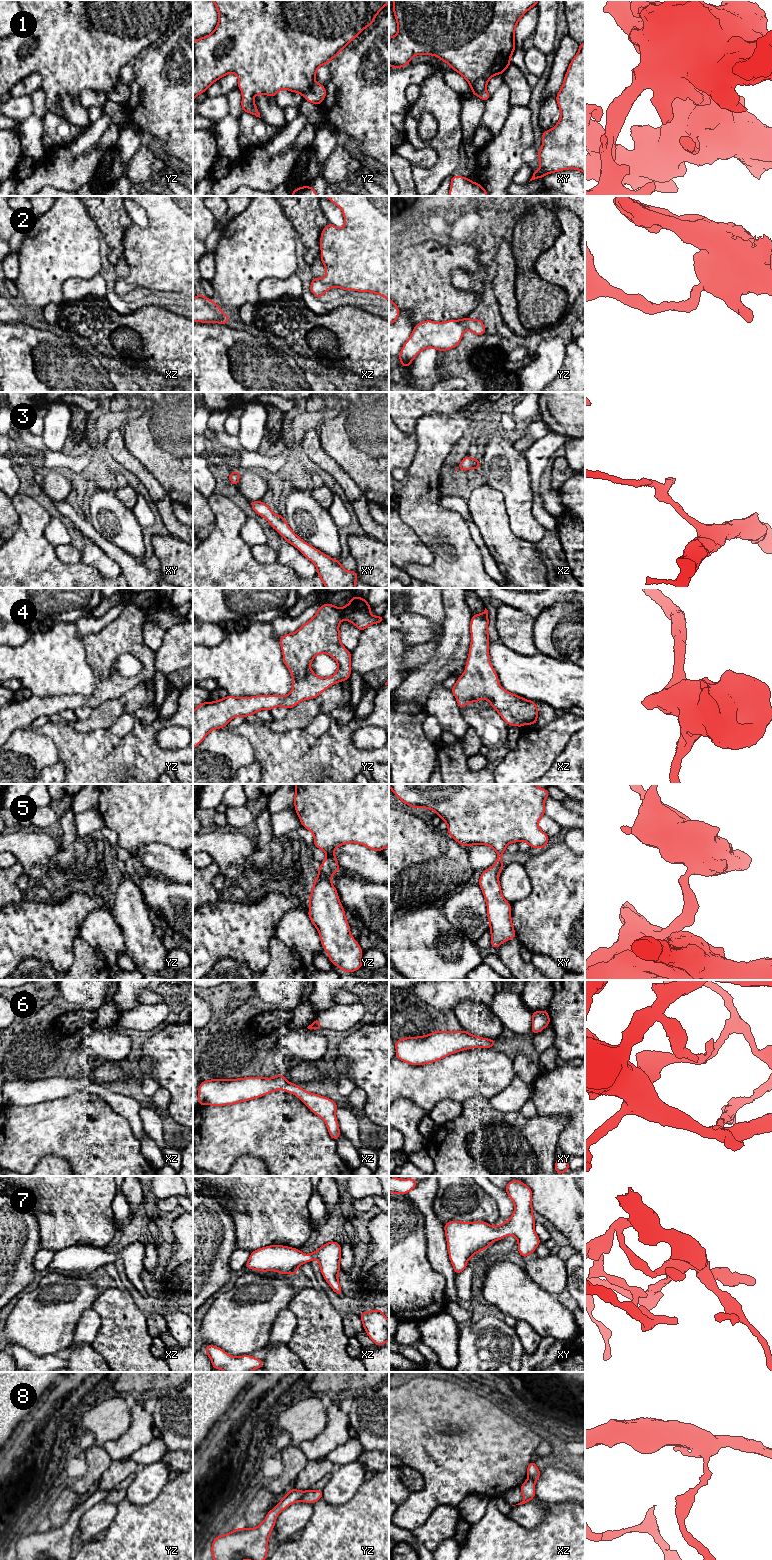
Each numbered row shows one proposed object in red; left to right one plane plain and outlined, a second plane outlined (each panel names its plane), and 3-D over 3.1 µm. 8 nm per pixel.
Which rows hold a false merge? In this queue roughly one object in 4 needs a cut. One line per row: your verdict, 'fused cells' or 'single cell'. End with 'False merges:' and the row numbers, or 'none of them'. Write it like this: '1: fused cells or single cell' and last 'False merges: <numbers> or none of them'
1: fused cells
2: single cell
3: single cell
4: single cell
5: single cell
6: single cell
7: single cell
8: fused cells
False merges: 1, 8

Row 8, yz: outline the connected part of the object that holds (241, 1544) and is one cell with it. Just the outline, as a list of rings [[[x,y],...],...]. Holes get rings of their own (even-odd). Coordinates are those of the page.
[[[292,1488],[277,1506],[268,1512],[259,1526],[250,1529],[237,1528],[225,1535],[217,1536],[211,1546],[213,1559],[266,1560],[268,1539],[278,1514],[300,1501],[305,1492]]]

